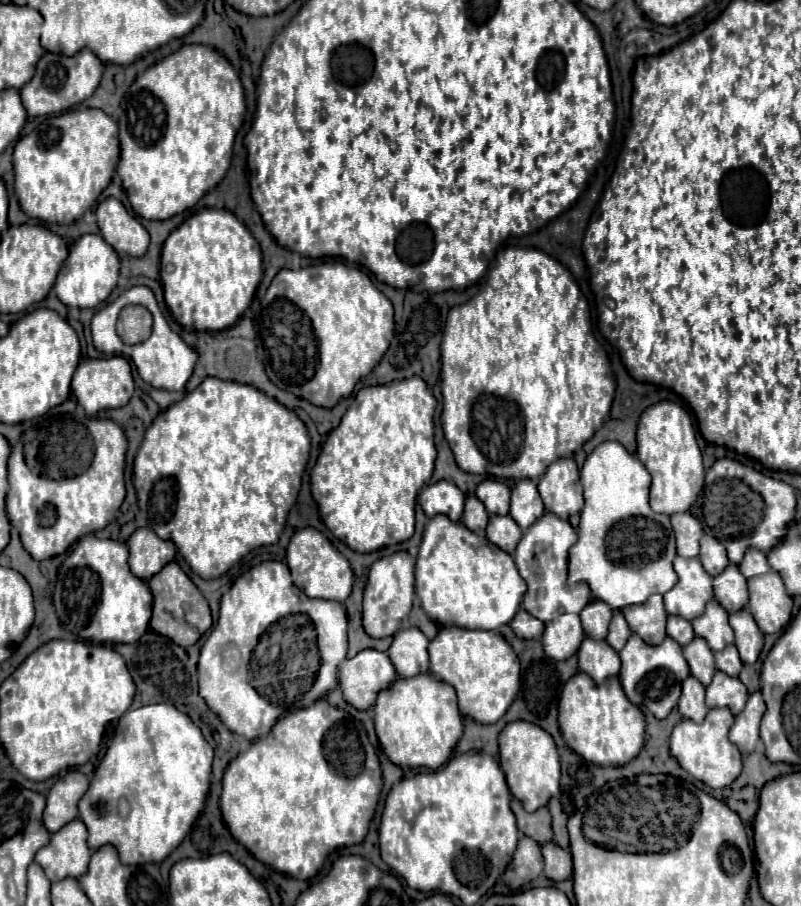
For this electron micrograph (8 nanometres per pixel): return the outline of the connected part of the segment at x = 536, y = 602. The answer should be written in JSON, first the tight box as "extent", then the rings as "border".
{"extent":[514,512,592,622],"border":[[[546,512],[520,538],[520,544],[514,554],[514,562],[520,570],[520,576],[528,584],[522,604],[538,620],[548,622],[564,612],[580,612],[584,604],[588,604],[592,598],[592,592],[586,582],[568,586],[568,550],[576,542],[576,536],[578,530],[568,520],[562,520],[556,514]]]}

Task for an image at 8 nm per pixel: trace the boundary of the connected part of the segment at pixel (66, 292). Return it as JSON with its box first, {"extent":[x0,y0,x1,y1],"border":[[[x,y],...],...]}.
{"extent":[54,234,120,308],"border":[[[84,234],[80,240],[72,244],[70,254],[54,282],[54,292],[58,294],[60,302],[64,302],[66,306],[94,308],[100,302],[104,302],[114,290],[118,280],[118,270],[120,270],[120,260],[116,250],[110,244],[104,244],[104,238],[100,234]]]}

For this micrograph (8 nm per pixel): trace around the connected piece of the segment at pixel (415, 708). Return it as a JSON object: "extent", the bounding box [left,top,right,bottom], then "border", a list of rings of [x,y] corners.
{"extent":[374,674,464,770],"border":[[[430,674],[398,678],[390,688],[380,690],[374,704],[374,724],[379,745],[390,762],[410,768],[426,766],[432,770],[448,762],[464,728],[454,688]]]}

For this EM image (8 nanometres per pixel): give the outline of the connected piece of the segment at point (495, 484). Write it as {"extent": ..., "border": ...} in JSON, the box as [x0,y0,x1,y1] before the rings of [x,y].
{"extent":[476,478,510,514],"border":[[[488,478],[476,488],[478,500],[488,508],[490,514],[508,514],[510,508],[510,488],[494,478]]]}

